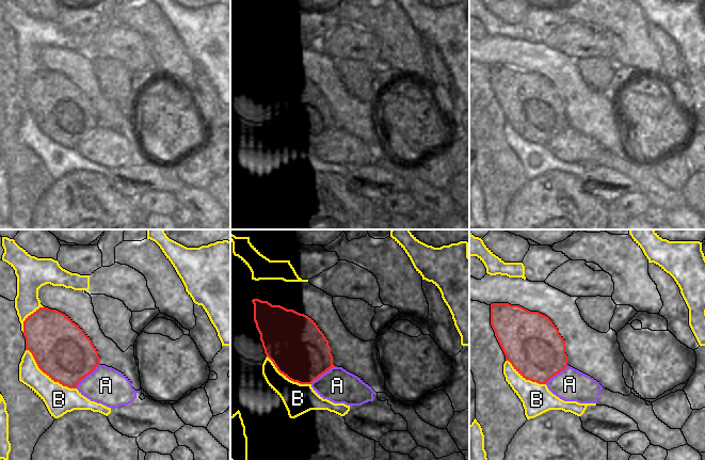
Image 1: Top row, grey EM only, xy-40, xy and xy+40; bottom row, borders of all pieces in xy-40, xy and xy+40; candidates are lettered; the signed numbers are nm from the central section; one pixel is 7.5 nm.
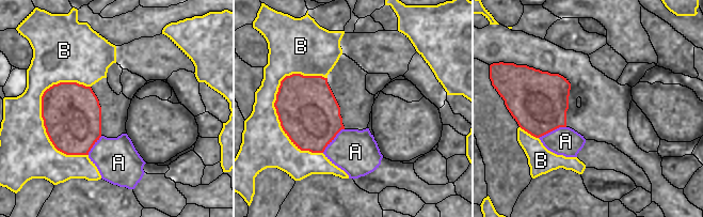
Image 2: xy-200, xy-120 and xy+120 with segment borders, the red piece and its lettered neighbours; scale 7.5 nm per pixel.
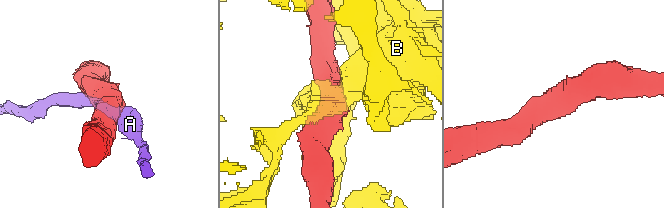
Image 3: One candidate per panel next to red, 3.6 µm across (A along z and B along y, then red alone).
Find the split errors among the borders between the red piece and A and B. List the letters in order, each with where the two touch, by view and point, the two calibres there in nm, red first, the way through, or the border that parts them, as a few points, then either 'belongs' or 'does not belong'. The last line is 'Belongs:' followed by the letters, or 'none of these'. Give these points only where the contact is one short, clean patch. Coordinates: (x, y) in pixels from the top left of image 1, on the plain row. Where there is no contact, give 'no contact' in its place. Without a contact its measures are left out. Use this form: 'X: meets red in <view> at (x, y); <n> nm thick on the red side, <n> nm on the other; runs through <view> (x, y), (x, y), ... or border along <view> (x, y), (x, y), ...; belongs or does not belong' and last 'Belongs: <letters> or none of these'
A: meets red in xy-40 at (86, 136); 420 nm thick on the red side, 280 nm on the other; does not belong
B: meets red in xy-40 at (48, 136); 420 nm thick on the red side, 220 nm on the other; does not belong
Belongs: none of these

